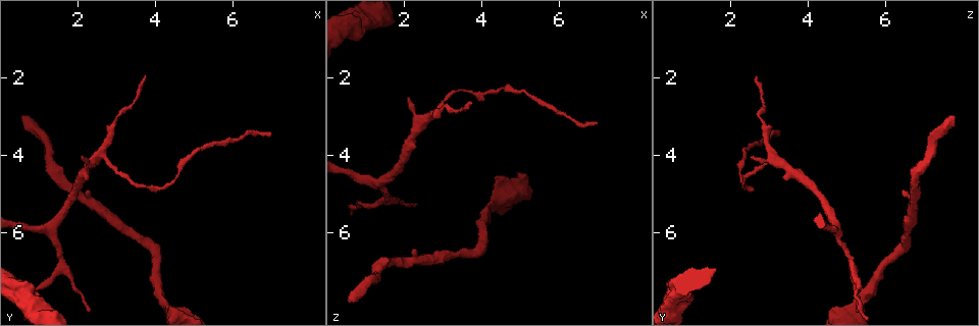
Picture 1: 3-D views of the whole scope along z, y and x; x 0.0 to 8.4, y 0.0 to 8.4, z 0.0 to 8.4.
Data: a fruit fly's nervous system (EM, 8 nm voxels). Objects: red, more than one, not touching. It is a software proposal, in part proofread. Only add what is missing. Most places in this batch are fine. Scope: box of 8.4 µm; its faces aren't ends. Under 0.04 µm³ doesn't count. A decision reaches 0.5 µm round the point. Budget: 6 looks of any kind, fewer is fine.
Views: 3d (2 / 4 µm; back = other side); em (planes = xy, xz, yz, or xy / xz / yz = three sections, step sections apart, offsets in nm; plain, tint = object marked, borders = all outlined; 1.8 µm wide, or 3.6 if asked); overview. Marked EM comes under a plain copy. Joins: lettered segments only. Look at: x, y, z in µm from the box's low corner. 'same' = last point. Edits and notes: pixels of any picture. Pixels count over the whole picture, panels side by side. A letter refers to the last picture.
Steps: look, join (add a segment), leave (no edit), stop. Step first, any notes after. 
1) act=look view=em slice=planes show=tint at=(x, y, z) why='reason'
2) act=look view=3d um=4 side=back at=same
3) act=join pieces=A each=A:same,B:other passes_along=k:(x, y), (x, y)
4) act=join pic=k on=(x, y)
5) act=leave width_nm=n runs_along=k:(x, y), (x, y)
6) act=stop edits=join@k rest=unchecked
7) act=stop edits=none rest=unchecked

act=look view=3d um=4 at=(2.05, 4.00, 2.55) why='tapers out'

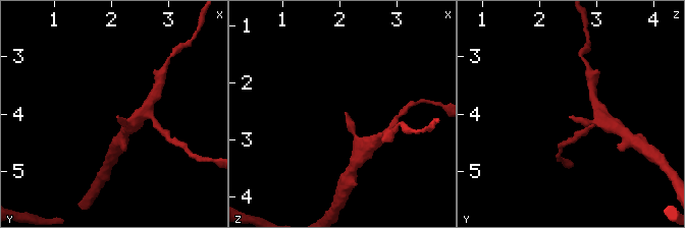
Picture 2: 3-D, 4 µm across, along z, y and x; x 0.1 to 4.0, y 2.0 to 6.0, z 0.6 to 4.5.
act=look view=em slice=yz step=8 show=borders at=(2.10, 4.05, 2.55)

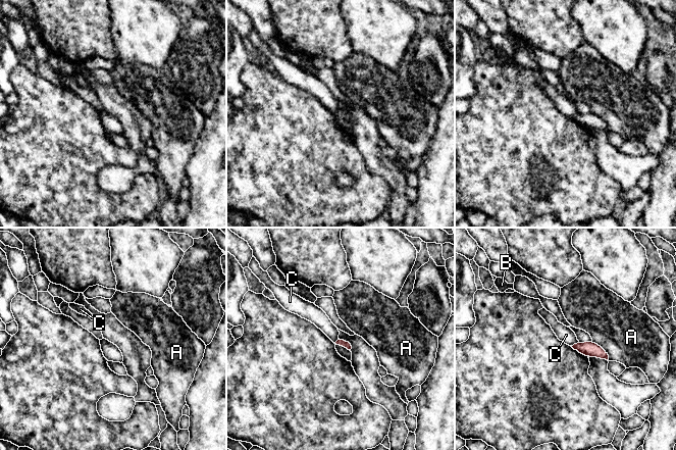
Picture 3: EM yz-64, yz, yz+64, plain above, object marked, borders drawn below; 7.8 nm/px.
act=look view=em slice=planes show=borders at=same

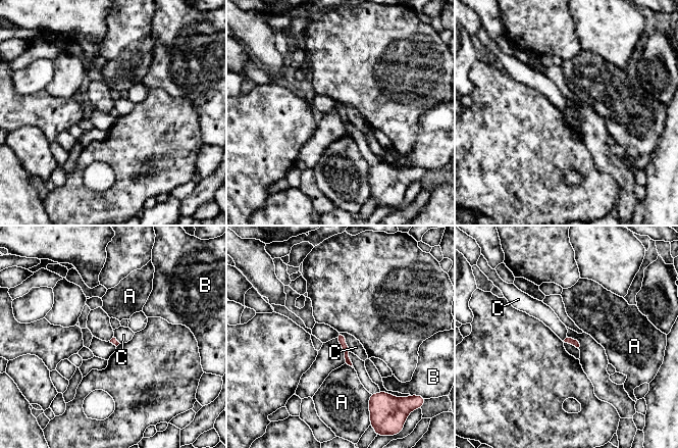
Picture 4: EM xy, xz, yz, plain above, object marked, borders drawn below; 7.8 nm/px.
act=leave each=A:other,B:other,C:other found='none of them fits'

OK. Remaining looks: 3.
act=look view=em slice=planes show=tint at=(7.00, 3.50, 3.20) why='branch stops here'

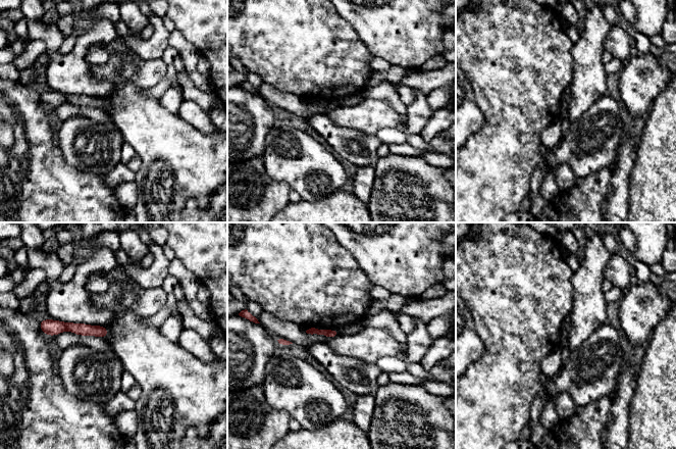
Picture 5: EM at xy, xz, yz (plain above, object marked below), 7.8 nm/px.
act=look view=em slice=planes show=borders at=same why='see the neighbours'

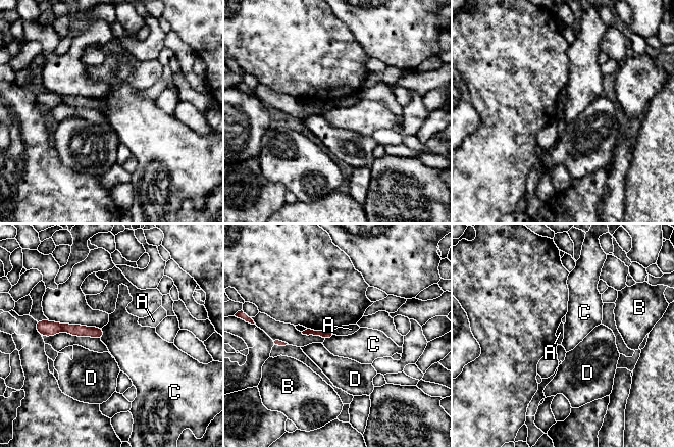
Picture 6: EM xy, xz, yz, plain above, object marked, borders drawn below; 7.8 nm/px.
act=leave each=A:other,B:other,C:other,D:other runs_along=6:(101, 332), (54, 328), (48, 333) found='no lettered segment goes on from it'

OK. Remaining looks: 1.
act=stop edits=none rest=unchecked

